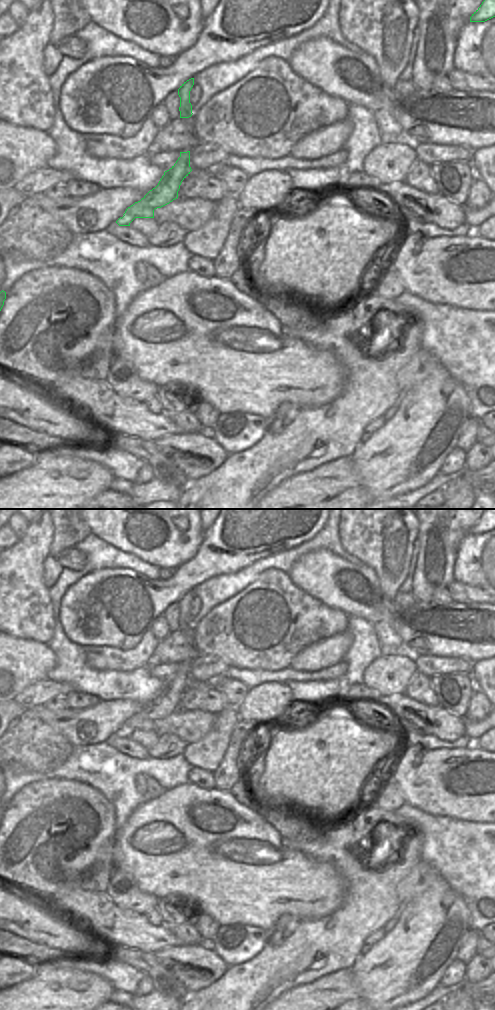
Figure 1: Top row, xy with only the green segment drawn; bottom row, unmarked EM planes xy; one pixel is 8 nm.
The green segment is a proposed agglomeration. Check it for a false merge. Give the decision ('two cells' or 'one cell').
two cells

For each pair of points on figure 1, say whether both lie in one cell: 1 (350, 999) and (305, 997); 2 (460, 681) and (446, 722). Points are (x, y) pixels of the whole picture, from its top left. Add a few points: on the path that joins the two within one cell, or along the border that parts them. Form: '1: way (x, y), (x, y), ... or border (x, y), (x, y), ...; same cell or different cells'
1: way (339, 999), (316, 999); same cell
2: border (439, 704), (463, 718); different cells

